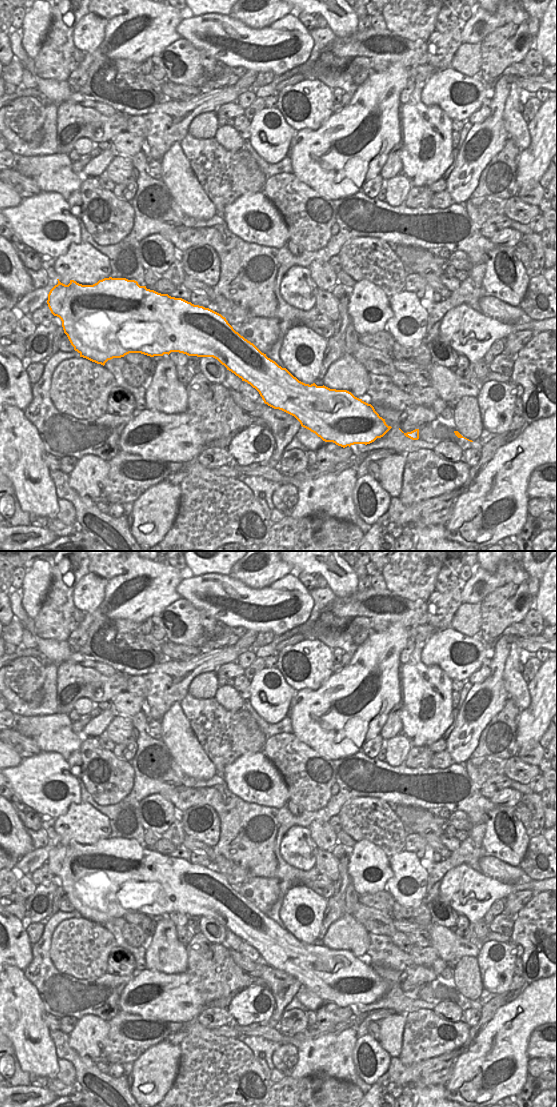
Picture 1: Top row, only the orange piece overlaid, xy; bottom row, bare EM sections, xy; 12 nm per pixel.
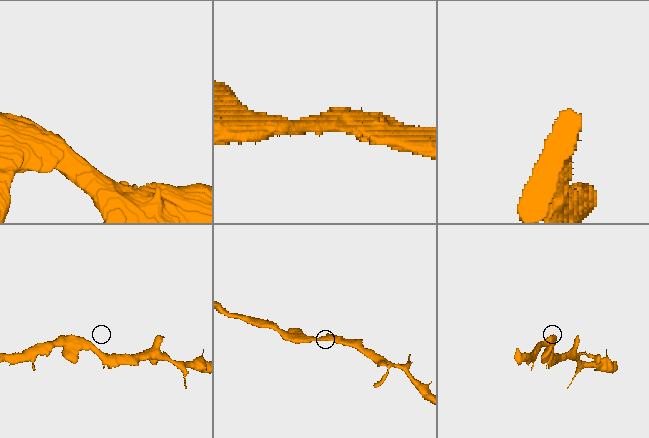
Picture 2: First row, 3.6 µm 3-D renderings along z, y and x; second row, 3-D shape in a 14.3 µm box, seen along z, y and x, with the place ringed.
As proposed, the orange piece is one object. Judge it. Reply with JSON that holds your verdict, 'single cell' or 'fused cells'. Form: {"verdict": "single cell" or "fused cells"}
{"verdict": "single cell"}

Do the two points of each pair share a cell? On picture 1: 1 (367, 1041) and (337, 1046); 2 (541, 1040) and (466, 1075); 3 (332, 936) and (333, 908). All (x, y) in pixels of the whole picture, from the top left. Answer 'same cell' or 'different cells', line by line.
1: different cells
2: different cells
3: different cells

